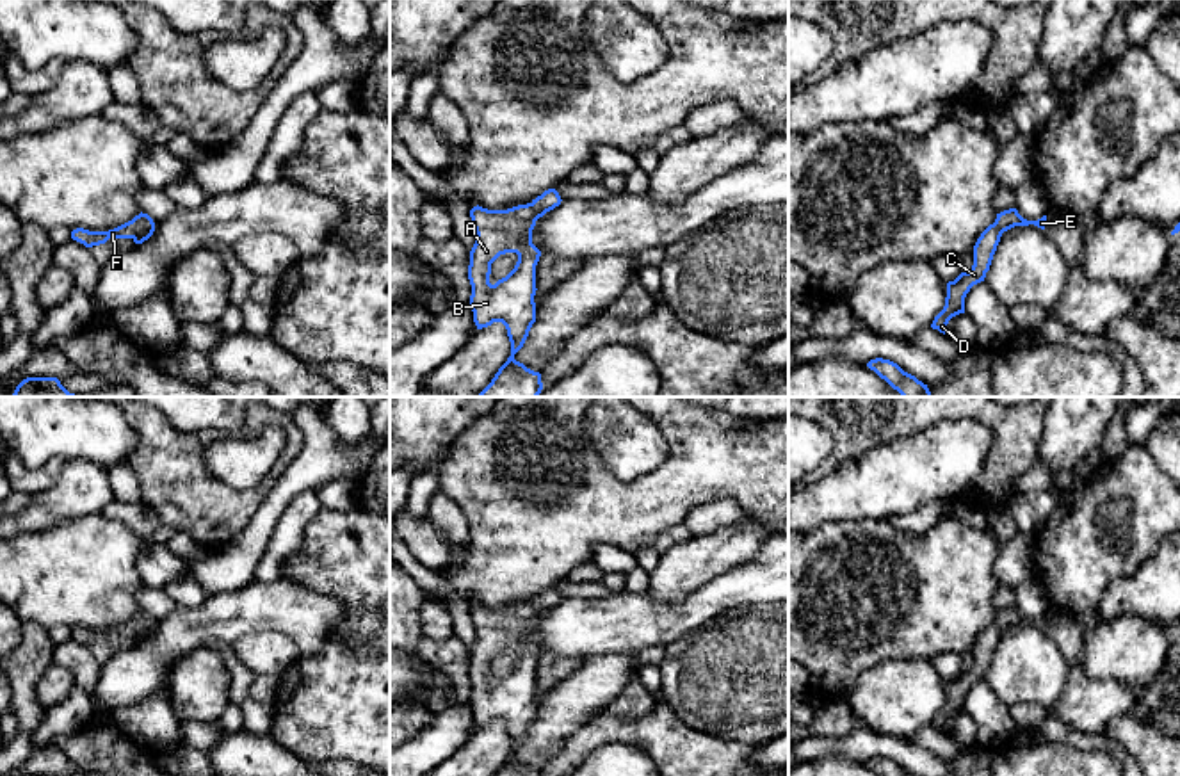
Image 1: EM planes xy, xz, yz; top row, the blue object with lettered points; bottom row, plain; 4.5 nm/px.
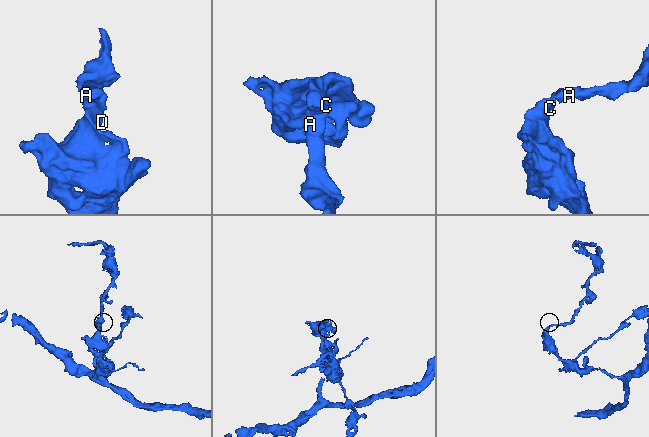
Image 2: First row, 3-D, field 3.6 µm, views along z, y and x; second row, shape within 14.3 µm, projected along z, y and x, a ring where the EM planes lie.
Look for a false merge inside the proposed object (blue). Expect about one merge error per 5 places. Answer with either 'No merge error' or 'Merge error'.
No merge error

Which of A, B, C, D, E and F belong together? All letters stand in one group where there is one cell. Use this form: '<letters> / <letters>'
A B C D E F

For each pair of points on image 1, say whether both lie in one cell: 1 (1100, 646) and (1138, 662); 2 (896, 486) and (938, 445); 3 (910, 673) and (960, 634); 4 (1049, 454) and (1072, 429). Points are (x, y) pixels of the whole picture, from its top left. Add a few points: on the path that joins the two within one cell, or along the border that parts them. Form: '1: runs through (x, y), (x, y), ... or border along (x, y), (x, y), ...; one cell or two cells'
1: runs through (1109, 648), (1129, 654); one cell
2: runs through (906, 476), (928, 456); one cell
3: border along (929, 659), (883, 661); two cells
4: runs through (1054, 449), (1068, 435); one cell

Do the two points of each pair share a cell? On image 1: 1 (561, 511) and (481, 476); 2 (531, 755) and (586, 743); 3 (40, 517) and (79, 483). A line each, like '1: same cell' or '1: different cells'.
1: same cell
2: different cells
3: same cell

